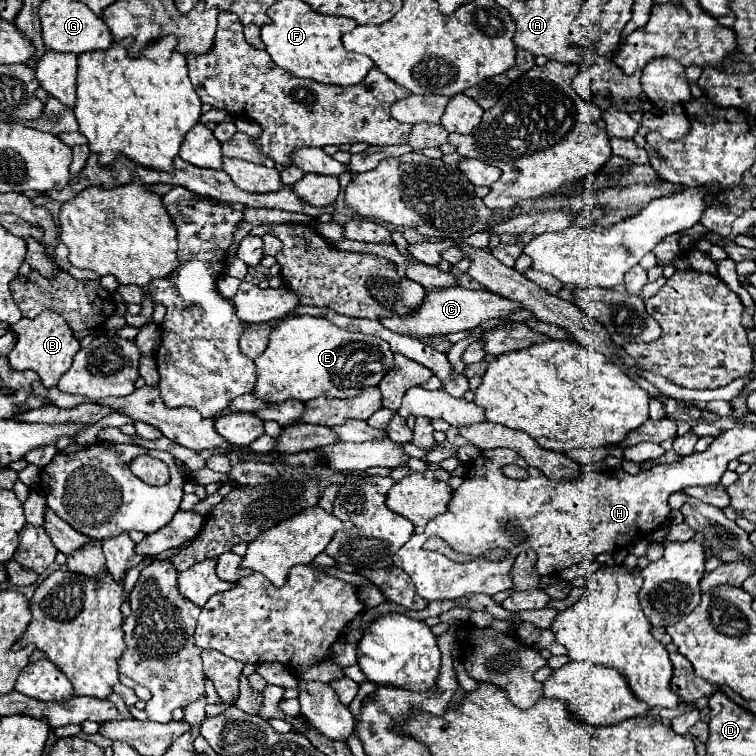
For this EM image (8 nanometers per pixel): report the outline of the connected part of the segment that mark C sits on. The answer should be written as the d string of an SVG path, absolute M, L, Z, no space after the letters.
M444 287L444 289L428 289L424 301L420 303L418 309L414 309L408 315L400 317L382 317L380 323L400 335L408 337L436 337L436 335L450 335L456 331L466 331L466 329L476 329L488 319L496 317L506 317L508 313L520 309L516 301L504 299L492 291L472 291L472 289L462 289L462 287Z

